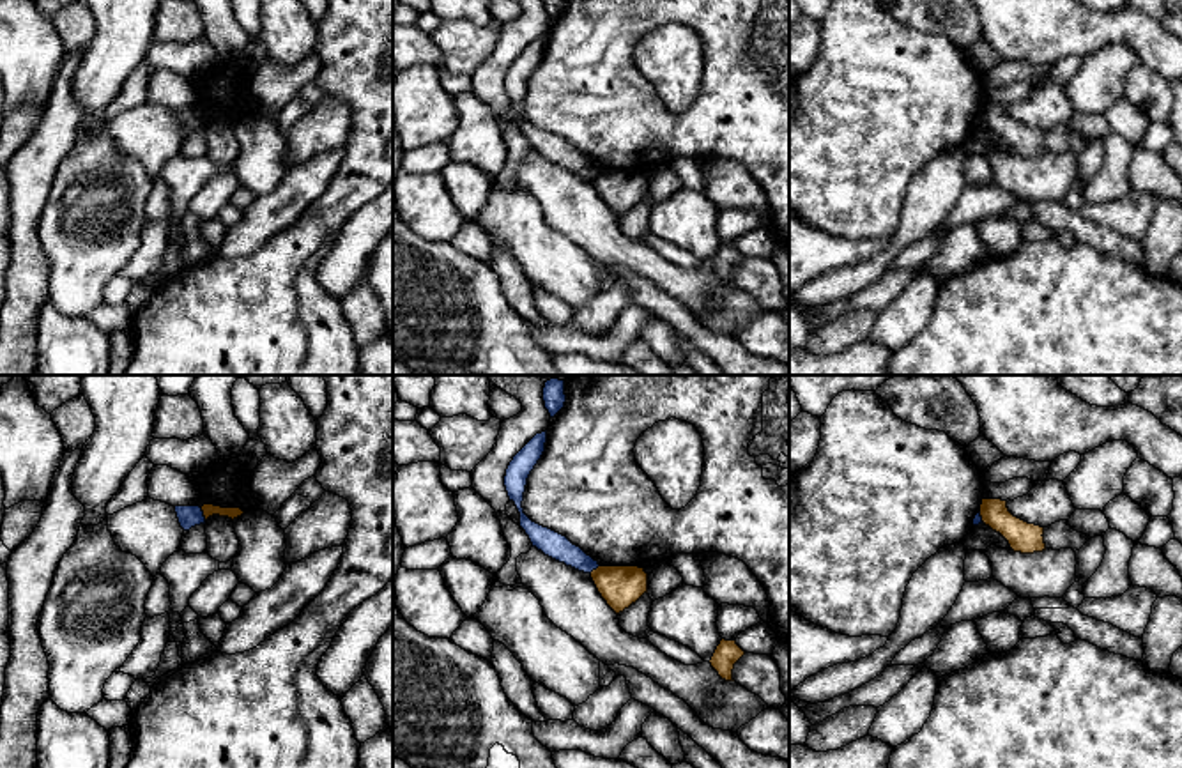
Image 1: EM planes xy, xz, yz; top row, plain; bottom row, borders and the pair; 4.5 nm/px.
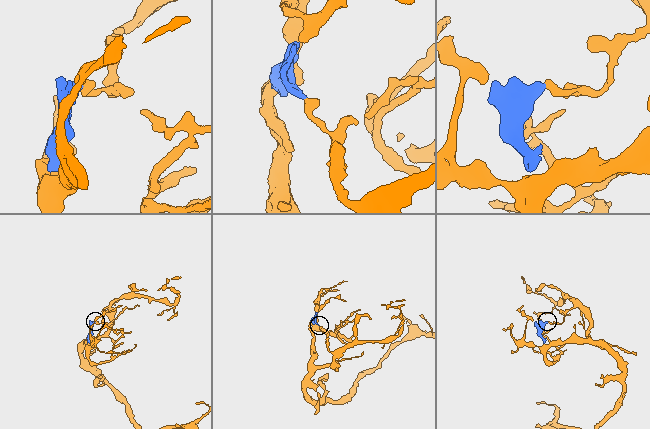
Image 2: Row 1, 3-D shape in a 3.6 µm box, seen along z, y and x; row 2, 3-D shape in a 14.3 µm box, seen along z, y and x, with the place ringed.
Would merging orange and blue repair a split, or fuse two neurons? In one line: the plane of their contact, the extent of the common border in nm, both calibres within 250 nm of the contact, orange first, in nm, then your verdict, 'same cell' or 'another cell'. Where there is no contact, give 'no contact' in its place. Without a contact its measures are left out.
xy | 60 nm | 60/100 nm | another cell

